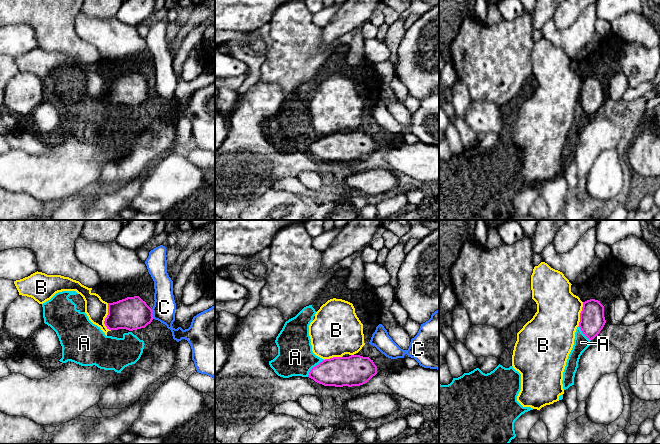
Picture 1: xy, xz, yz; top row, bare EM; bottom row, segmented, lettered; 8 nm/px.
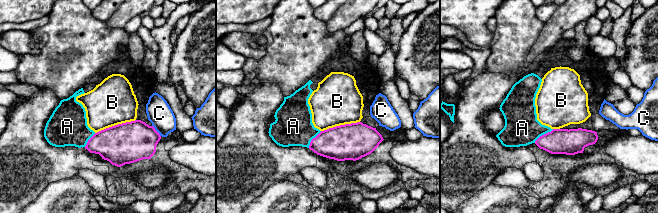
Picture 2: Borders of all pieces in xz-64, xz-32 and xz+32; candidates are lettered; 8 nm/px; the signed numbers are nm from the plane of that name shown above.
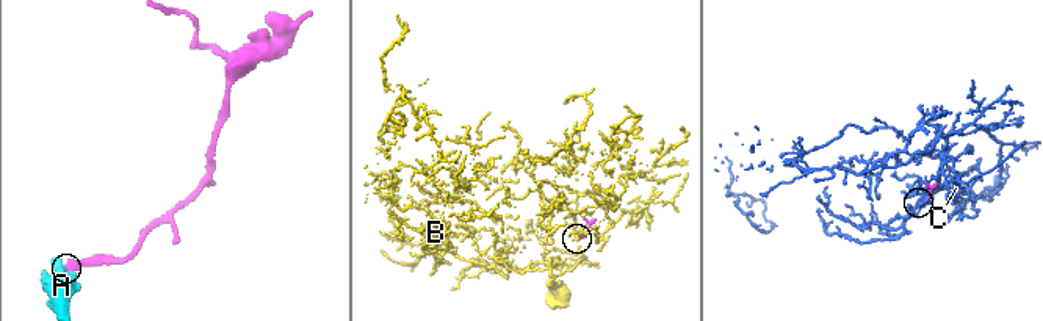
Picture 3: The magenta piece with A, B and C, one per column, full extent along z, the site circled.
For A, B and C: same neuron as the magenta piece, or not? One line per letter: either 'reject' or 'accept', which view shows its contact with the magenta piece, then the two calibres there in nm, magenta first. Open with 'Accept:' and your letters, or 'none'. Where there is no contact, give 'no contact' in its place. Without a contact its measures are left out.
Accept: none
A: reject; meets magenta in xz; 240 nm thick on the magenta side, 300 nm on the other
B: reject; meets magenta in xy; 260 nm thick on the magenta side, 180 nm on the other
C: reject; meets magenta in xy; 260 nm thick on the magenta side, 180 nm on the other

